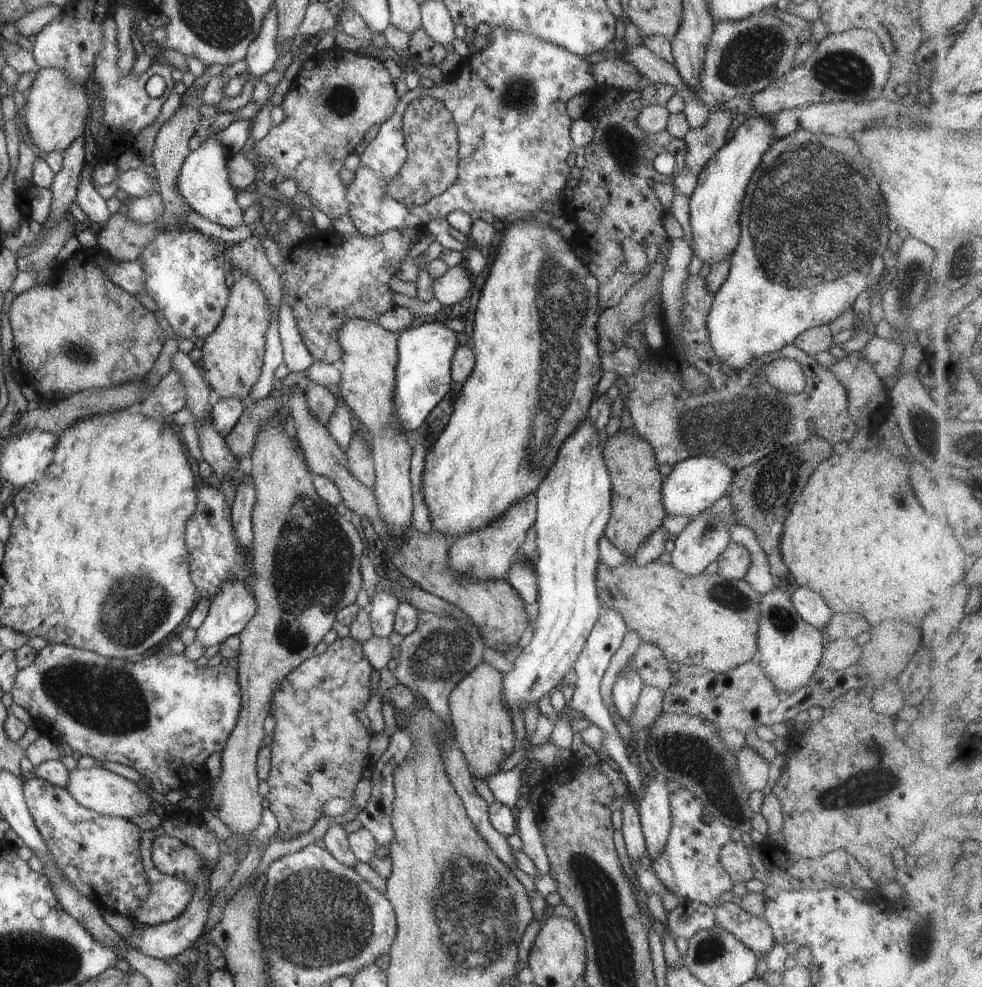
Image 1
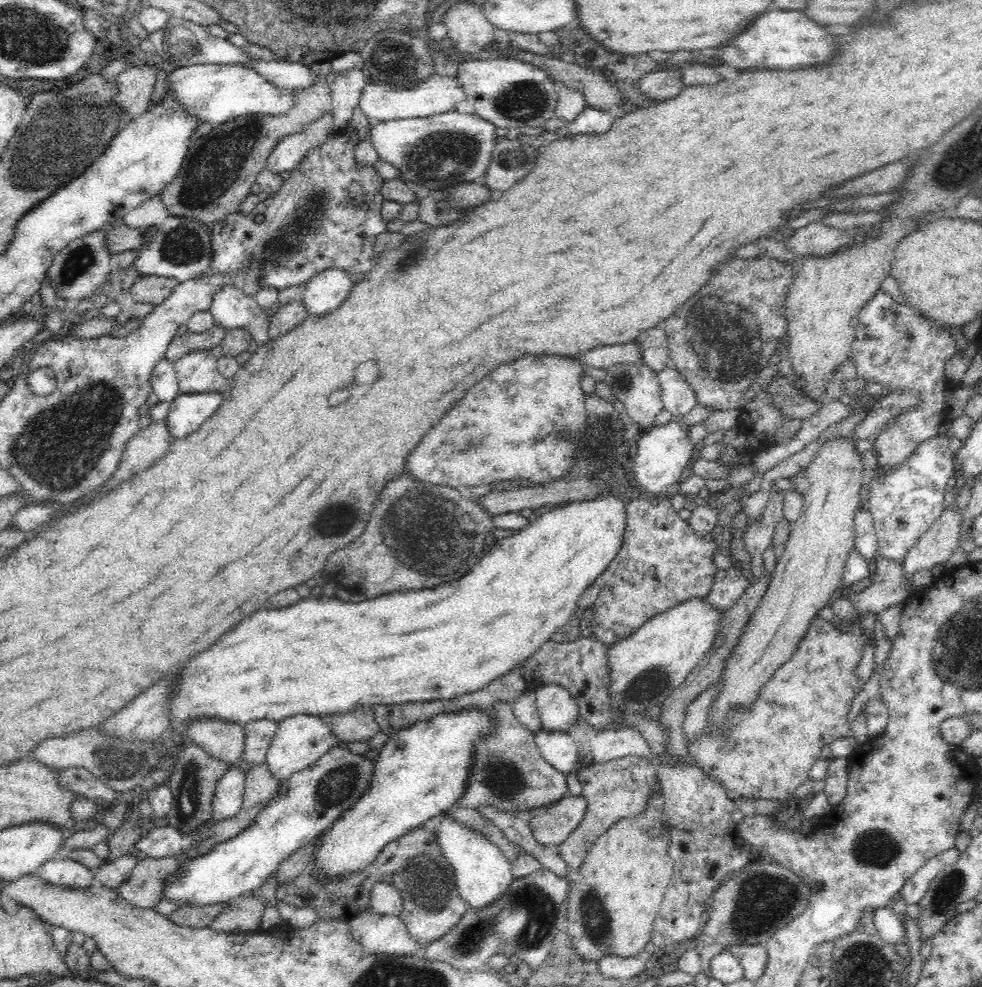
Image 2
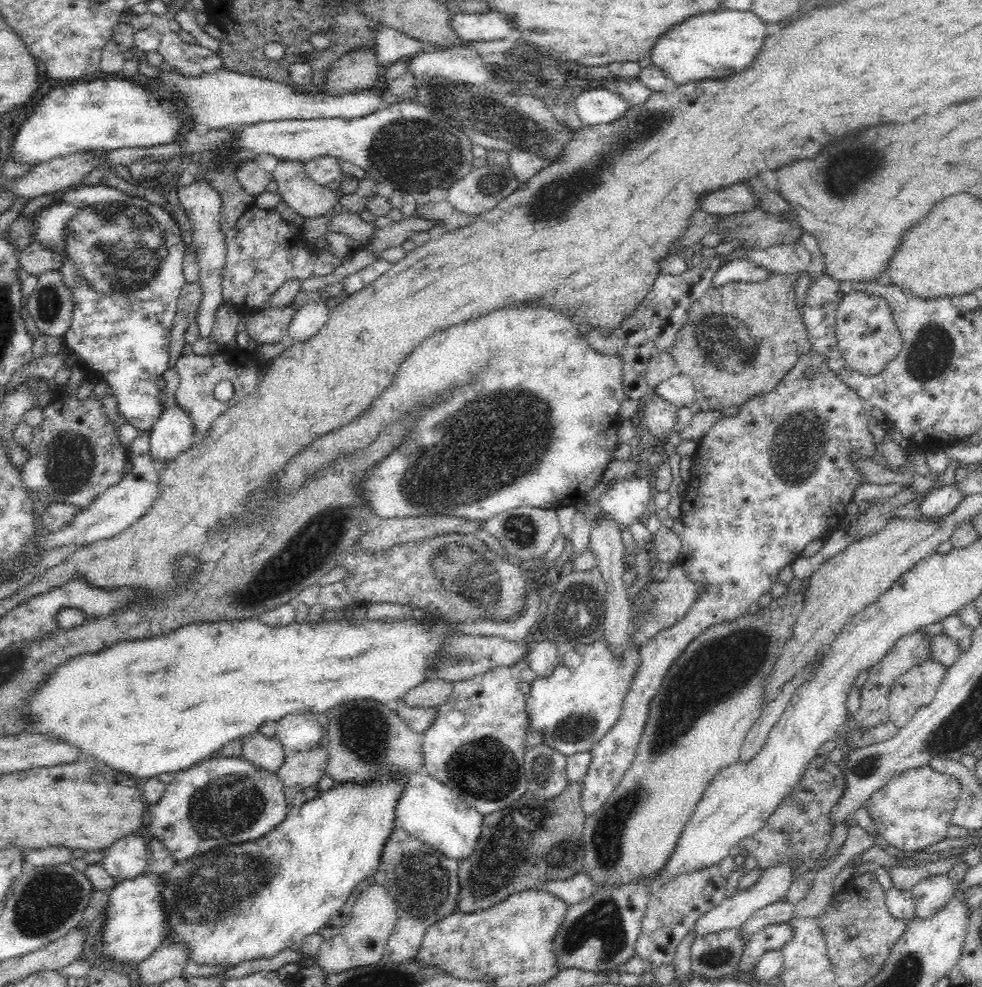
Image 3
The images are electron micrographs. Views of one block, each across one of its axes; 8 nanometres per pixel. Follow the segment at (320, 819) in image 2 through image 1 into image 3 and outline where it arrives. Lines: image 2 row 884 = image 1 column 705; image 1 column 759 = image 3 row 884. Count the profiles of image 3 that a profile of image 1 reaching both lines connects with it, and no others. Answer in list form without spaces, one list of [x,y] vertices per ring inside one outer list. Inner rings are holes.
[[[145,872],[133,879],[117,881],[110,891],[109,901],[105,908],[104,932],[98,944],[91,947],[107,959],[118,961],[121,966],[146,960],[170,934],[168,917],[164,911],[164,879],[158,873]]]

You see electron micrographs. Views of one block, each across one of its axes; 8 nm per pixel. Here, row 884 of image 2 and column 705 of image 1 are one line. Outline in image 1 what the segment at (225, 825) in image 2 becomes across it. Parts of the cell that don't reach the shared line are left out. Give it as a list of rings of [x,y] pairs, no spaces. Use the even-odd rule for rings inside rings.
[[[722,105],[710,108],[707,118],[698,128],[691,128],[684,136],[687,146],[685,166],[699,174],[704,165],[726,141],[726,133],[734,119]]]

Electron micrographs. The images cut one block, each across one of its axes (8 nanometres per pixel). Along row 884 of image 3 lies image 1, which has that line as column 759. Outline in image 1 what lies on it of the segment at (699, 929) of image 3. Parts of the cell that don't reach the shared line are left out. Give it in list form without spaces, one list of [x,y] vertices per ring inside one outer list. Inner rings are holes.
[[[745,744],[737,752],[737,771],[744,786],[750,791],[761,790],[768,782],[769,764],[754,750]]]

